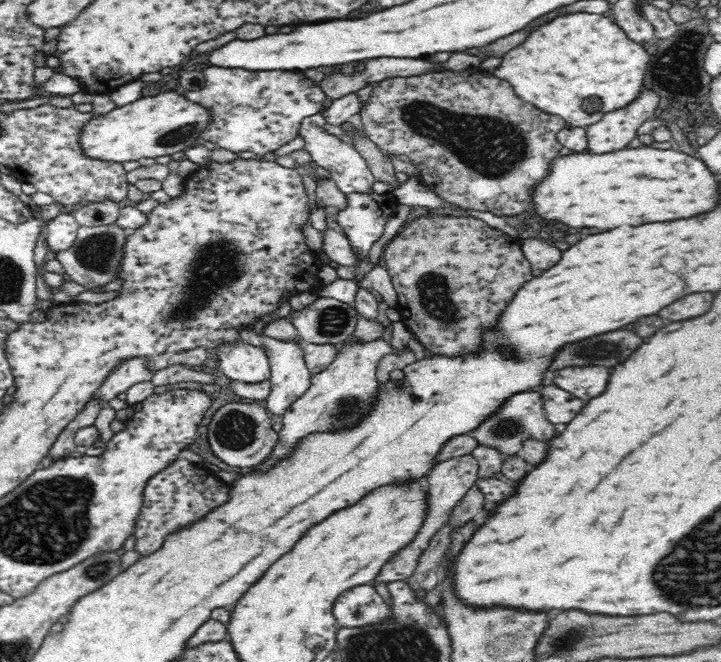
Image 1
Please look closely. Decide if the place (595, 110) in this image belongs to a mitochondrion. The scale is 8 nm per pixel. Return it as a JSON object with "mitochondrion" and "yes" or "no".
{"mitochondrion":"yes"}

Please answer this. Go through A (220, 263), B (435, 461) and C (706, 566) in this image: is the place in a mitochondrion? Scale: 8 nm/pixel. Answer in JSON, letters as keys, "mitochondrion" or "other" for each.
{"A":"mitochondrion","B":"other","C":"mitochondrion"}

